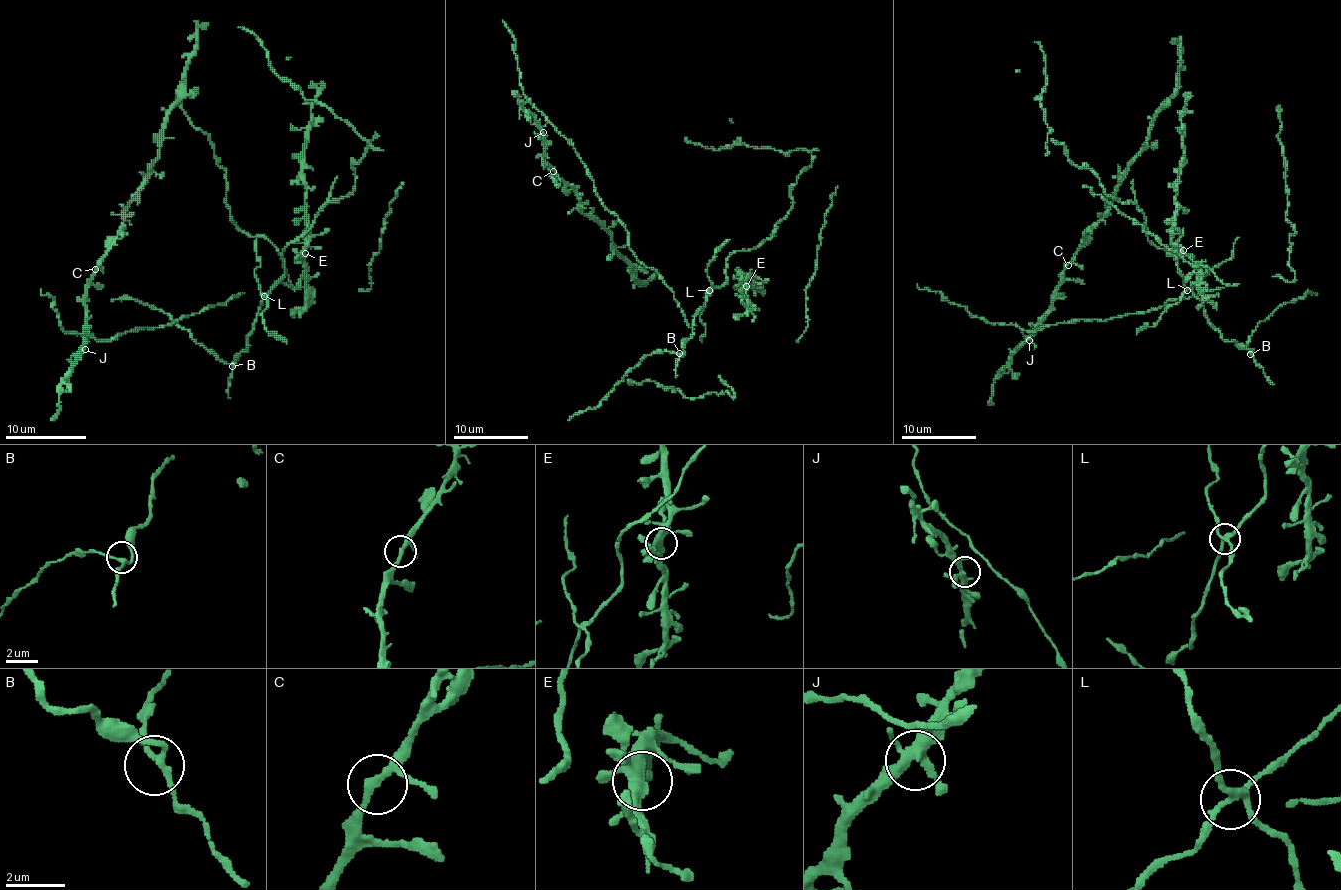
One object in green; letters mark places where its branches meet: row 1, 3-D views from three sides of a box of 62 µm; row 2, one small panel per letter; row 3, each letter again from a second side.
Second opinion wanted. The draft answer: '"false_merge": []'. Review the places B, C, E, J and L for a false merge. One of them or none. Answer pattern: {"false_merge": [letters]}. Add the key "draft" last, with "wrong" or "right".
{"false_merge": ["L"], "draft": "wrong"}

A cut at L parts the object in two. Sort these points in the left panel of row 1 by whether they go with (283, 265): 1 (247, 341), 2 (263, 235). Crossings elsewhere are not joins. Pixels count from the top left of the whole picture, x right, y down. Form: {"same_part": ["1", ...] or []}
{"same_part": ["1", "2"]}

